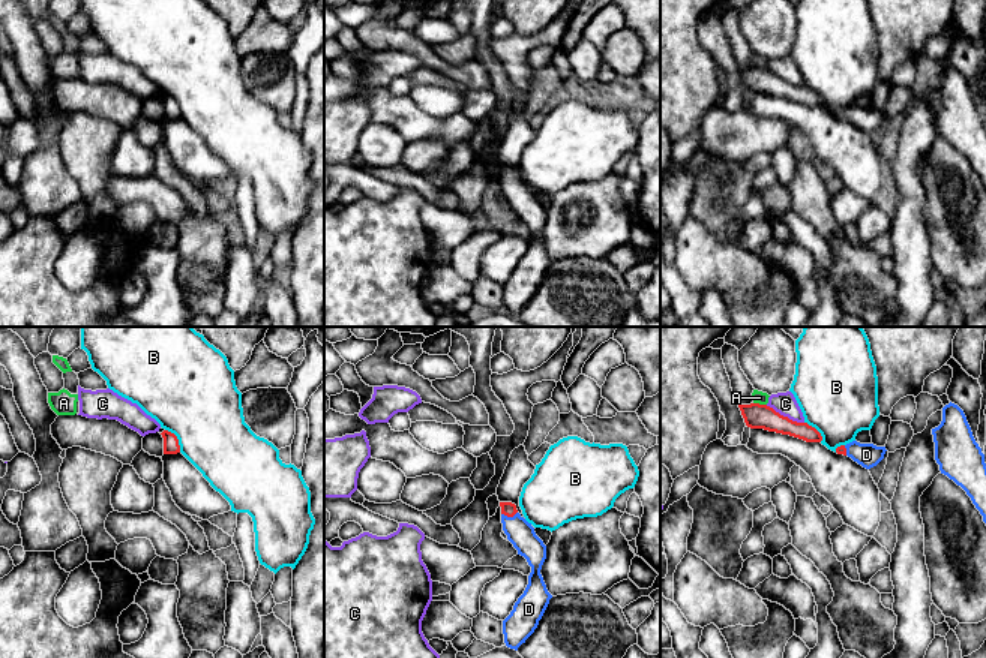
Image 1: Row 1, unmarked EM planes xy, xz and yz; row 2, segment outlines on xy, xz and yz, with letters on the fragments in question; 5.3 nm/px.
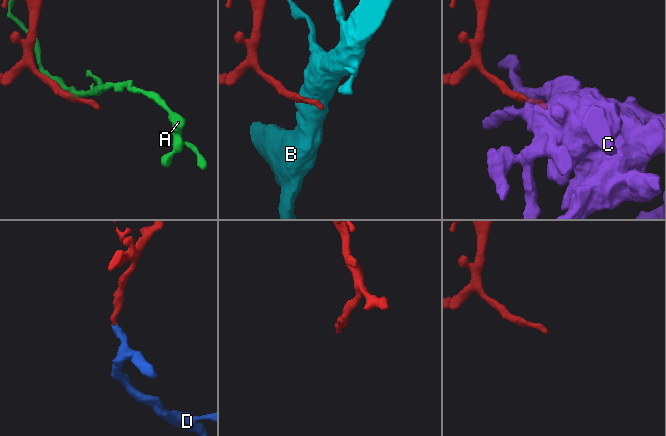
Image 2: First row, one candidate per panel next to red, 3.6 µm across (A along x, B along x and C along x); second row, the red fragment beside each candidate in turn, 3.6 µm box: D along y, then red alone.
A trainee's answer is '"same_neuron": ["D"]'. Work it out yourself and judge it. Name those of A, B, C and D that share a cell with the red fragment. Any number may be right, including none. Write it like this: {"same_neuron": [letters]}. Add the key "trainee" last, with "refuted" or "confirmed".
{"same_neuron": ["D"], "trainee": "confirmed"}

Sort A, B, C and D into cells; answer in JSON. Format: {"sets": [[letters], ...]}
{"sets": [["A"], ["B"], ["C"], ["D"]]}

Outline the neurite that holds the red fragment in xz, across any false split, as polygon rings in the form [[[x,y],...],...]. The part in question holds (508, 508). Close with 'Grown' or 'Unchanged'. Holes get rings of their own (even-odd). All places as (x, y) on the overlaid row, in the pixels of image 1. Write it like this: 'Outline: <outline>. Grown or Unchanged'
Outline: [[[500,502],[501,523],[507,540],[531,567],[528,585],[518,598],[510,615],[503,621],[504,643],[518,651],[534,633],[552,595],[548,592],[540,574],[546,559],[546,546],[536,535],[534,528],[516,510],[512,502]]]. Grown

